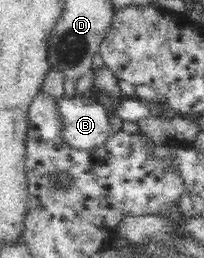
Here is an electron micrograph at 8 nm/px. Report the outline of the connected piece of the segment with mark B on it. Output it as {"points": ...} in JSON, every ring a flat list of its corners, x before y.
{"points":[[80,95,62,97,57,101,57,105,62,114,62,122,64,122,64,139,78,149,102,147,113,132,108,123,108,113,106,113,104,105,94,97,80,97]]}

